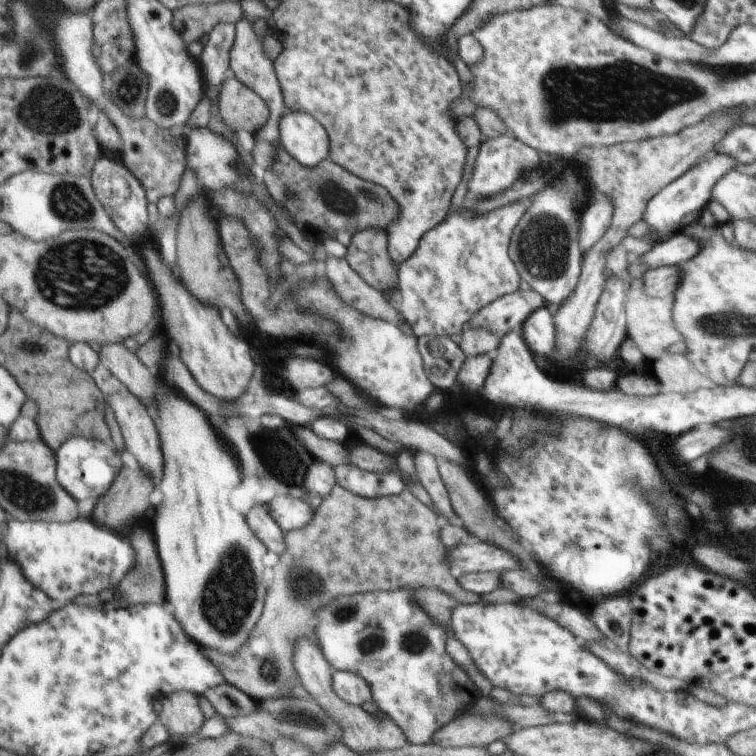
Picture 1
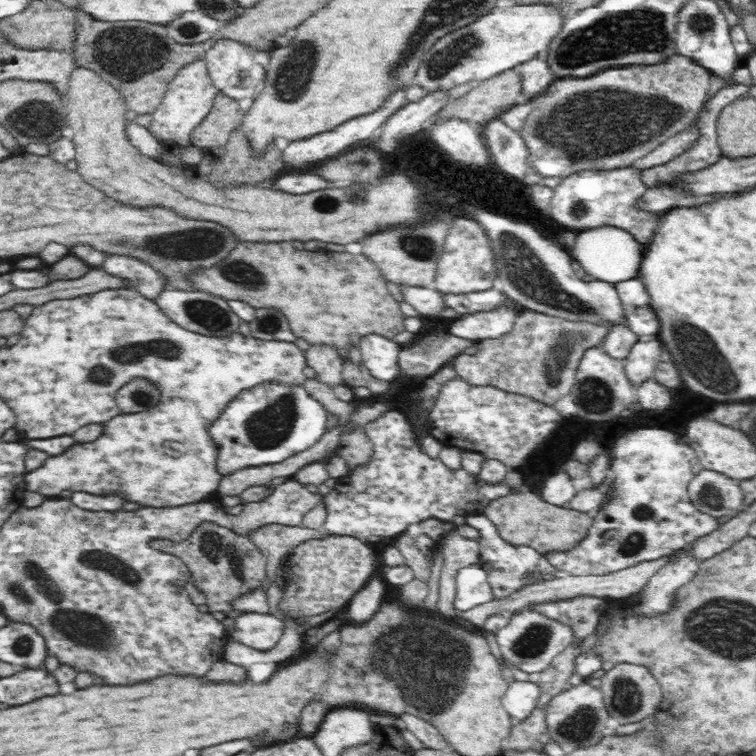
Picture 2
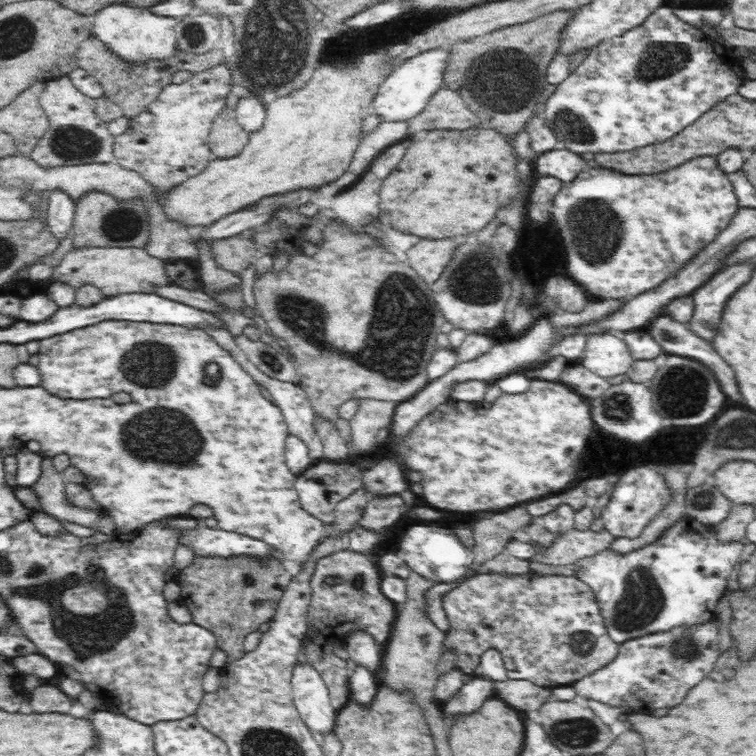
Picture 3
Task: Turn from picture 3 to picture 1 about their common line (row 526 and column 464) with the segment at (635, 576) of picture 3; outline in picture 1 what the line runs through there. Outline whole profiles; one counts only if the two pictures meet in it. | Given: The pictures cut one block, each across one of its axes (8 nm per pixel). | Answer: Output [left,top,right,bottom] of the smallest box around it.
[315,588,482,744]

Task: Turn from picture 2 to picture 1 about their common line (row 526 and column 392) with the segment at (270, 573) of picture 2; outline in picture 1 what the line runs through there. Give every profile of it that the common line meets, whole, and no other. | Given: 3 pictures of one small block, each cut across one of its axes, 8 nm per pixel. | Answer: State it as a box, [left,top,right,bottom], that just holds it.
[345,227,399,308]

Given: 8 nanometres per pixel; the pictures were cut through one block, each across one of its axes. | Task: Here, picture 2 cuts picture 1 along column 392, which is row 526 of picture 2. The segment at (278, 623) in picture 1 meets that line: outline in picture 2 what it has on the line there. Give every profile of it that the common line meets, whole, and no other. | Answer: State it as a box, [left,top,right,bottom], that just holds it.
[482,492,593,554]

